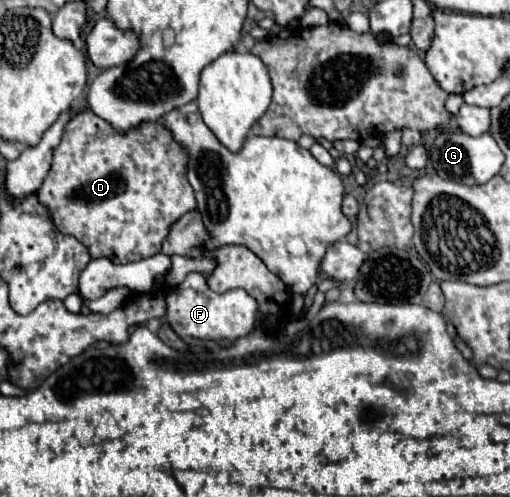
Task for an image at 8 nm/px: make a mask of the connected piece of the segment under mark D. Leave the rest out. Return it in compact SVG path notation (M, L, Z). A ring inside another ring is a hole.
M91 110L73 116L67 124L61 144L53 152L51 170L37 194L63 234L71 234L85 244L91 258L109 258L115 264L137 262L161 252L169 228L197 206L187 182L187 150L173 140L167 128L159 122L145 122L121 134Z

